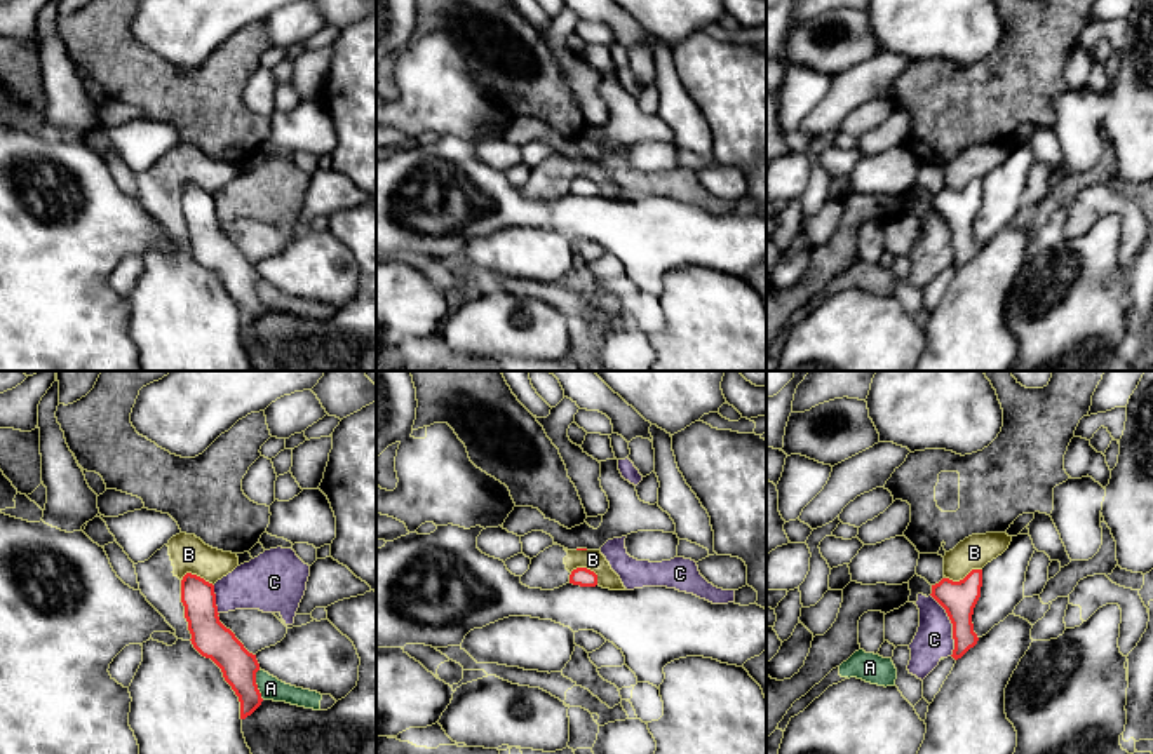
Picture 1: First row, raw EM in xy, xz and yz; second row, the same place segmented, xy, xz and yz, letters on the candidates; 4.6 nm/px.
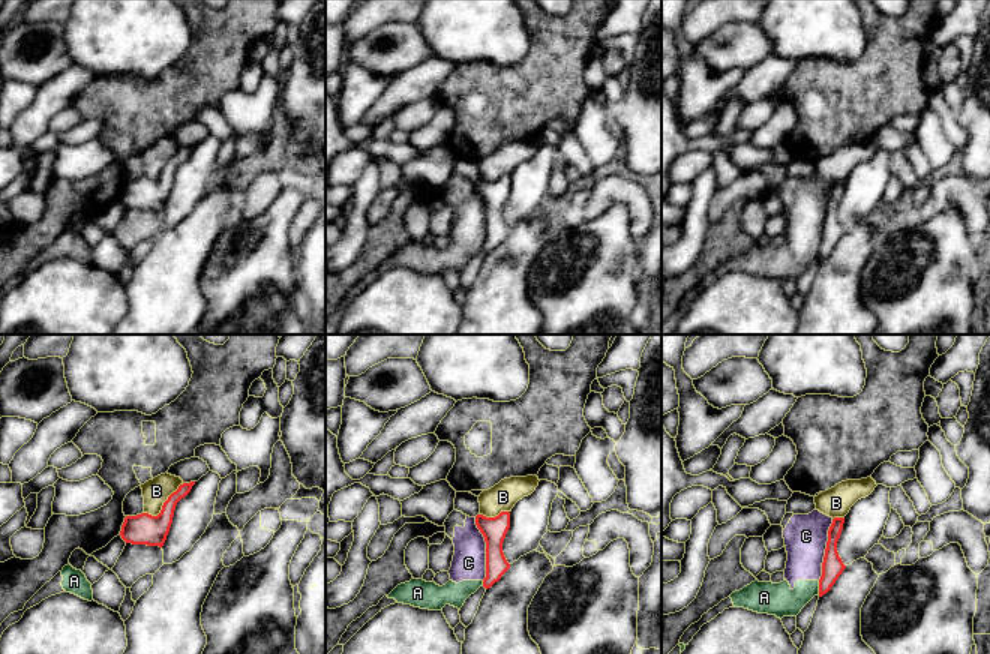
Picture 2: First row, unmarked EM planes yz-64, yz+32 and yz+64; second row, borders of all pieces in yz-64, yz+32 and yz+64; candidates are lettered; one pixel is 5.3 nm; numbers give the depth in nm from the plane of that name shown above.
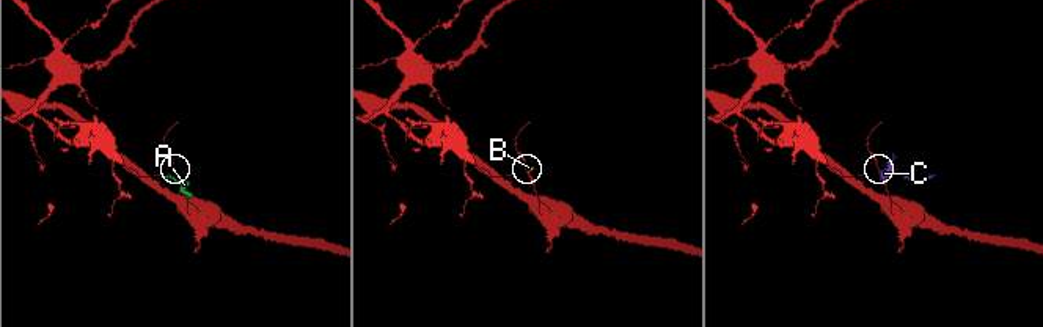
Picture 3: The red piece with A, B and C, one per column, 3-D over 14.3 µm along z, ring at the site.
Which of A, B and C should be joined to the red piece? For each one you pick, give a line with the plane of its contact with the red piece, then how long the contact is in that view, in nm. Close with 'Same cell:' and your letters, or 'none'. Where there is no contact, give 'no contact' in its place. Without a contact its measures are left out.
Same cell: none

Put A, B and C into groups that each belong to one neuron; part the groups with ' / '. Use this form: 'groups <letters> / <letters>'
groups A B C

